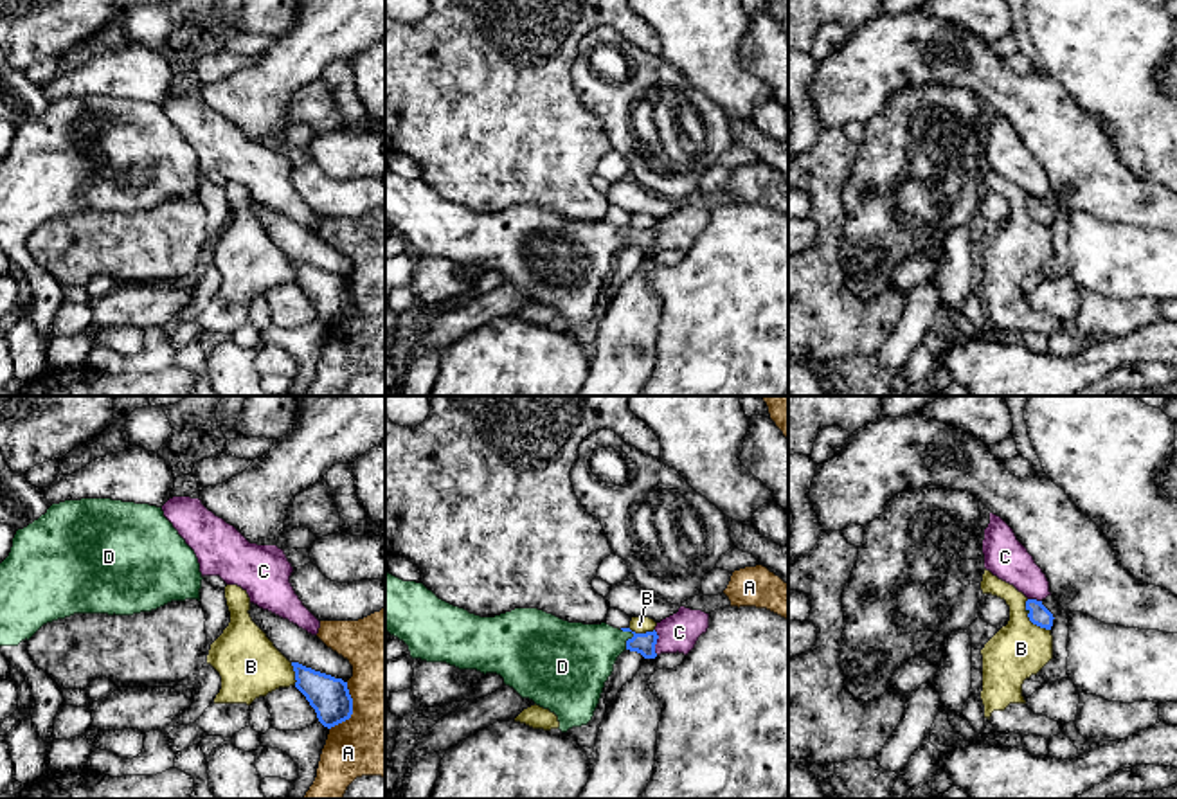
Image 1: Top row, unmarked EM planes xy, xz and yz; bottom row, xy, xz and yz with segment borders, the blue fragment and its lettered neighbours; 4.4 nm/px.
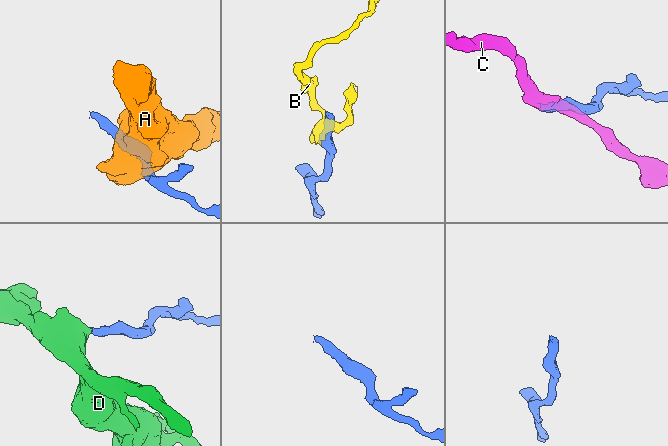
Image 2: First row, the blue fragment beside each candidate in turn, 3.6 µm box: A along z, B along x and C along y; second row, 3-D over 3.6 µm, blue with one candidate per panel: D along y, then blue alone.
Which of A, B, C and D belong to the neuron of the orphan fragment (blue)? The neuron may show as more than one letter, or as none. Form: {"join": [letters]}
{"join": ["D"]}

